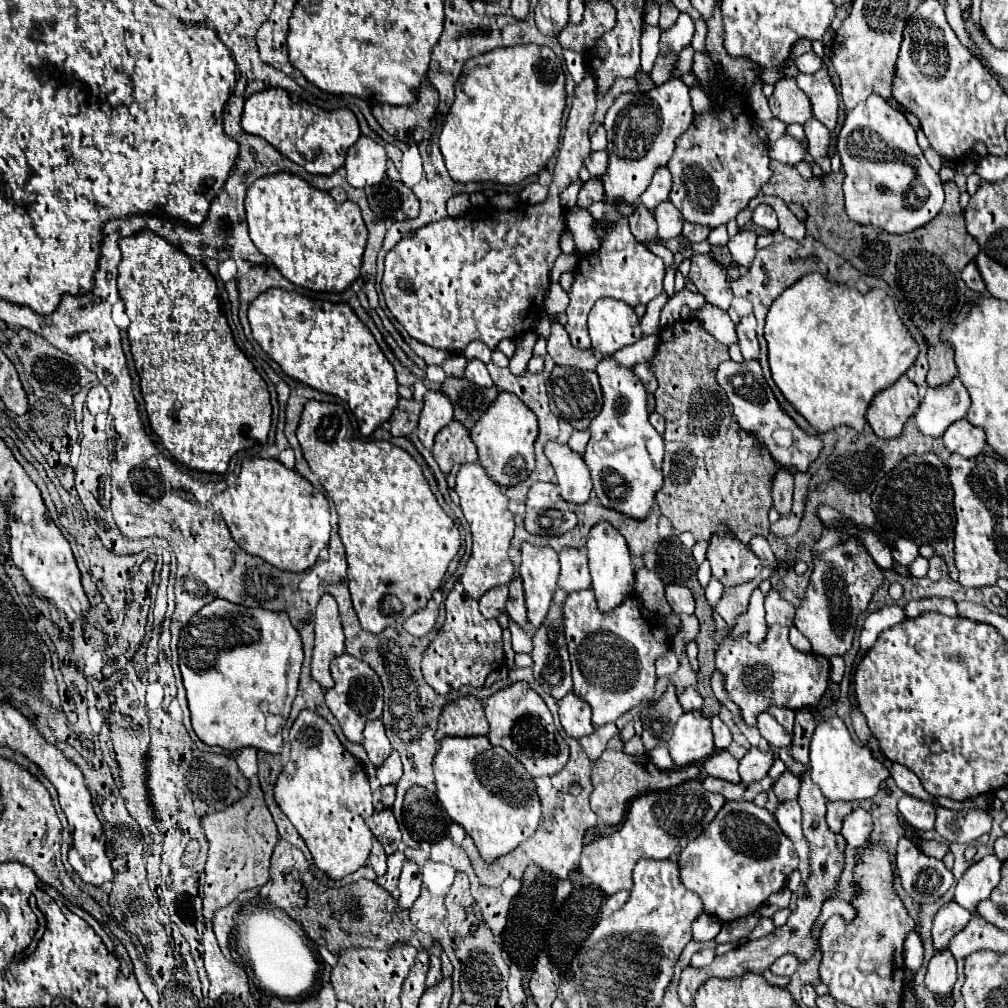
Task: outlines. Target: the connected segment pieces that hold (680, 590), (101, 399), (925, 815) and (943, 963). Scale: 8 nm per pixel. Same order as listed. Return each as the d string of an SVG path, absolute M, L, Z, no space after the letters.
M667 583L665 585L665 595L667 601L671 605L671 609L681 615L681 613L689 613L693 615L695 611L695 599L691 595L691 591L685 585L677 585L677 583Z
M97 385L89 391L87 395L87 409L93 413L93 415L99 415L99 413L107 413L109 409L109 393L103 385Z
M903 795L899 799L899 811L903 815L903 819L913 827L913 829L919 829L919 831L927 831L927 829L933 829L933 823L935 823L935 805L929 803L929 801L921 801L917 797L909 797L909 795Z
M935 953L929 961L929 969L925 975L925 985L931 993L939 997L951 997L953 985L957 981L957 965L951 953Z

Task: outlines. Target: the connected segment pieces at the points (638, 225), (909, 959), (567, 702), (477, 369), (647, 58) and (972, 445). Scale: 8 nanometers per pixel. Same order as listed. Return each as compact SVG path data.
M641 201L633 203L633 215L629 217L629 227L631 227L631 233L635 235L637 241L653 243L657 237L655 219L653 219L651 211L645 209L645 205Z
M911 931L905 939L903 957L905 957L905 965L913 971L917 971L923 963L923 945L921 945L921 937L915 931Z
M573 691L567 693L559 701L559 717L561 717L561 725L569 737L579 739L579 737L593 733L591 707L587 701L577 697Z
M473 359L473 361L467 363L465 379L473 381L473 383L479 385L479 387L493 387L493 381L491 381L491 377L489 377L489 373L487 373L485 363L483 363L483 361L477 361L477 359Z
M645 25L643 27L643 37L641 37L641 71L649 73L653 67L653 61L659 53L659 29Z
M959 419L949 425L941 439L951 453L959 453L967 459L979 455L985 447L985 431L981 427L971 425L967 419Z

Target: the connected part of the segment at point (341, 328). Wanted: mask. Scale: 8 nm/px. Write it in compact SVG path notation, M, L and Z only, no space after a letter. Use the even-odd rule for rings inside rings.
M267 289L249 305L249 325L253 339L287 377L343 399L363 435L371 435L397 407L395 369L347 303L311 301L295 291Z

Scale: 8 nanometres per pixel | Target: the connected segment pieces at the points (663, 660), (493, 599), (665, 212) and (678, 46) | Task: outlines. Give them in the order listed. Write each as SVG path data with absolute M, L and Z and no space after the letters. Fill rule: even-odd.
M669 649L665 655L661 655L659 659L657 659L657 675L661 677L661 675L671 675L671 673L675 673L677 671L677 665L679 665L679 659L675 657L675 653L673 653L673 649Z
M505 585L487 591L487 593L481 597L481 601L479 601L479 611L481 611L485 617L489 617L489 619L499 617L501 613L505 613L507 595L509 595L509 591L507 591Z
M667 201L667 203L661 203L661 207L657 207L653 211L655 219L657 219L657 225L659 225L659 235L665 235L665 237L675 237L675 235L681 235L681 227L683 227L683 217L681 213Z
M685 13L679 15L679 19L673 23L673 27L669 29L669 33L663 33L661 37L661 49L663 51L675 51L679 53L683 47L687 47L693 39L693 19Z

